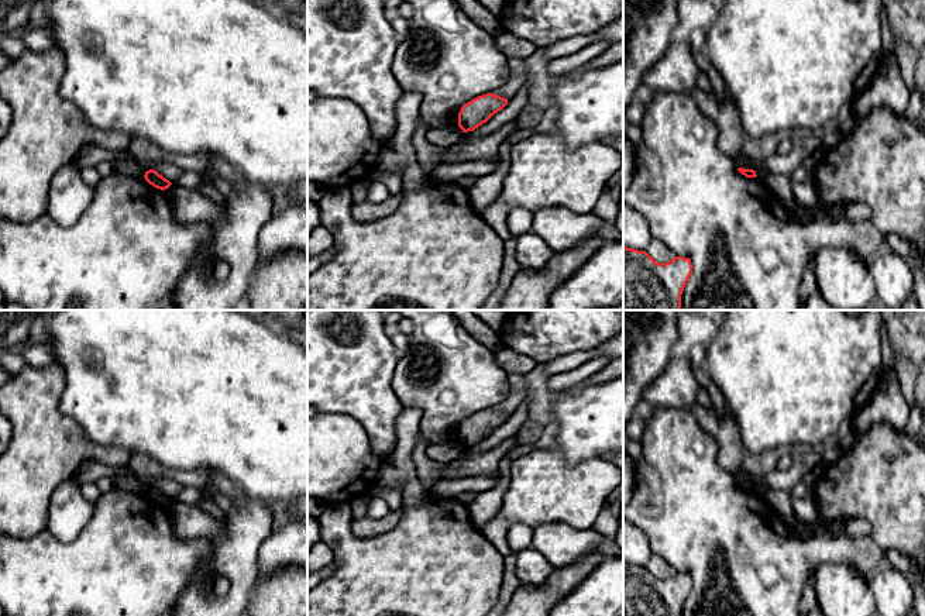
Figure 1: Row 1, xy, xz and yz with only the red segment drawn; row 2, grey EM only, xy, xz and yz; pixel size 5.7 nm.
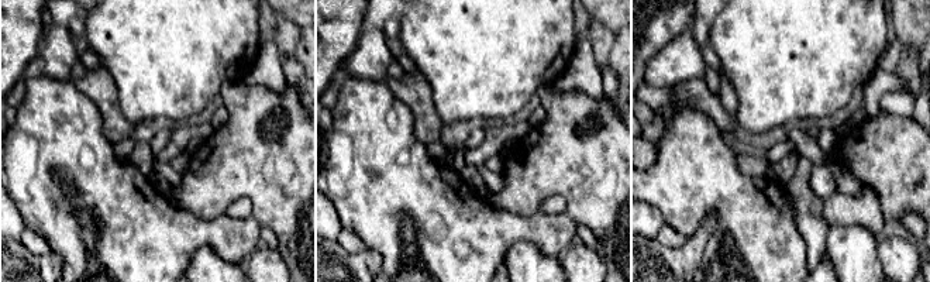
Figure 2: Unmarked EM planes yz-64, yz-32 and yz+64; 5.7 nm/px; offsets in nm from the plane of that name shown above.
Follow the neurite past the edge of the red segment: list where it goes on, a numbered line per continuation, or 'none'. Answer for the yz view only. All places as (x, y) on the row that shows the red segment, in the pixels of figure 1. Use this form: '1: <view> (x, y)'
none

